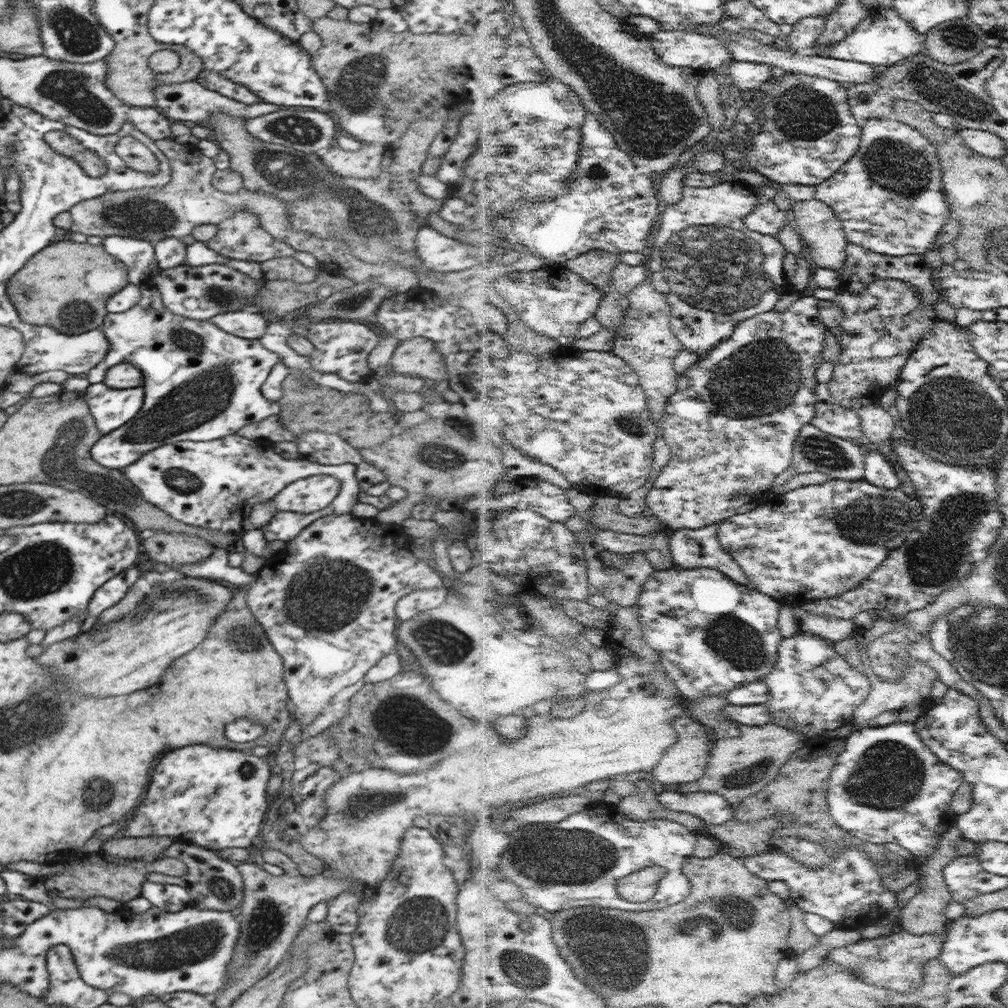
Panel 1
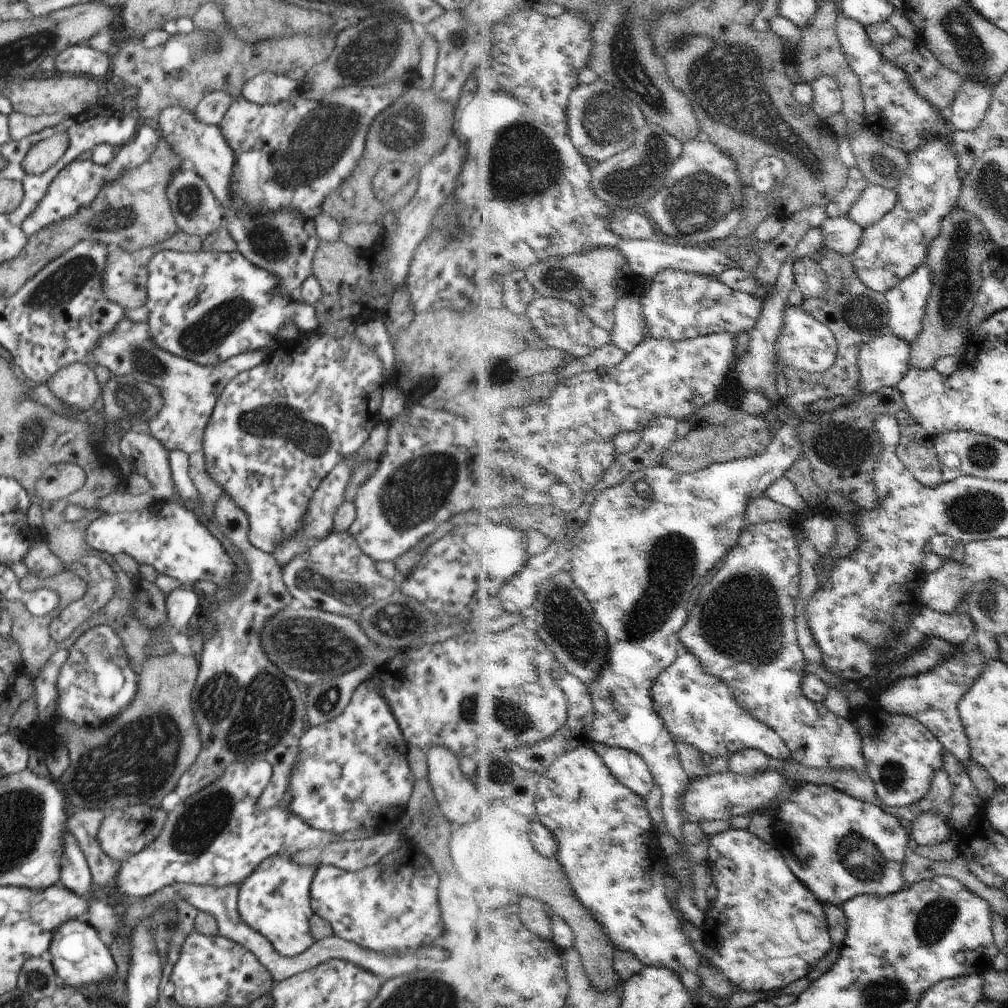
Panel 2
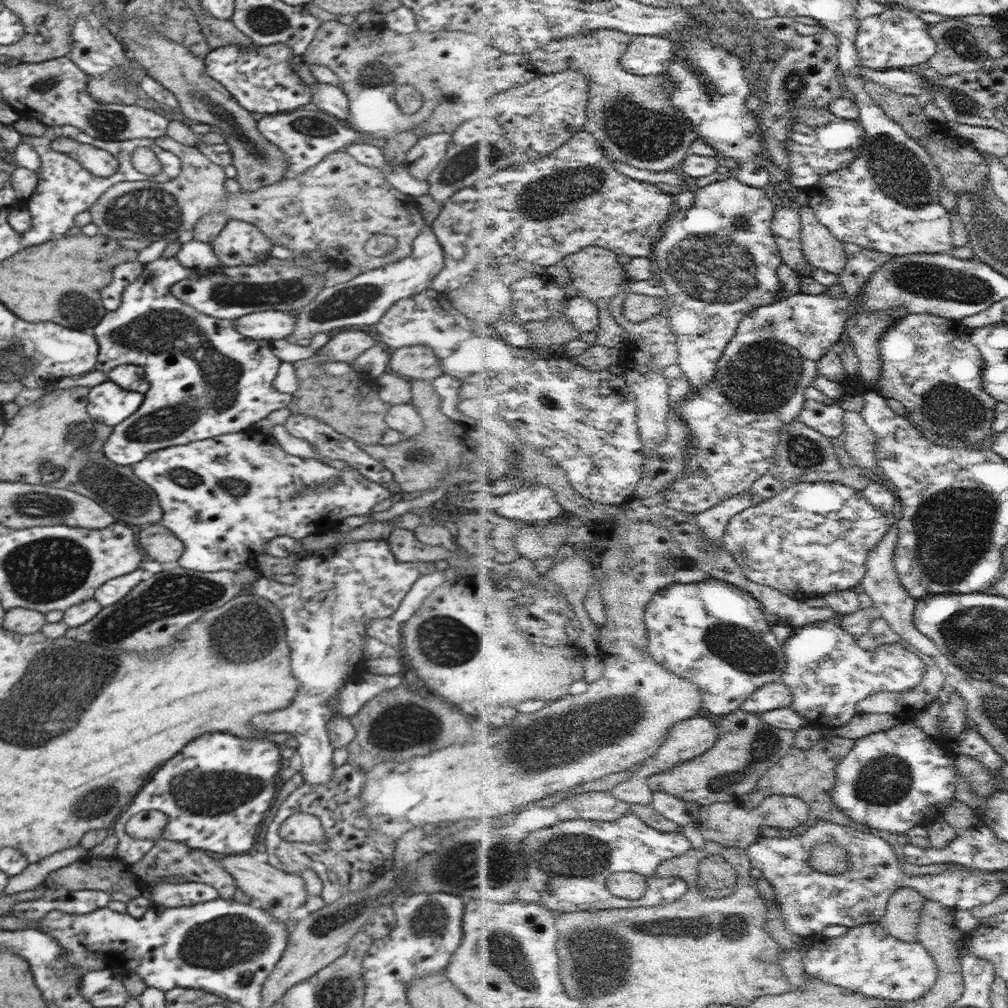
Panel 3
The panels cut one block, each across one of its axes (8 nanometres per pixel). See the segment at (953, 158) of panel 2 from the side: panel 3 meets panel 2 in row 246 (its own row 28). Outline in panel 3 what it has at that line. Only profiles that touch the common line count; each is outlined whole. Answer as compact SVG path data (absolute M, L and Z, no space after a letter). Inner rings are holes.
M894 7L884 14L861 20L861 32L857 38L863 64L873 69L902 68L927 62L936 52L936 41L929 33L929 25L918 12L908 7Z

